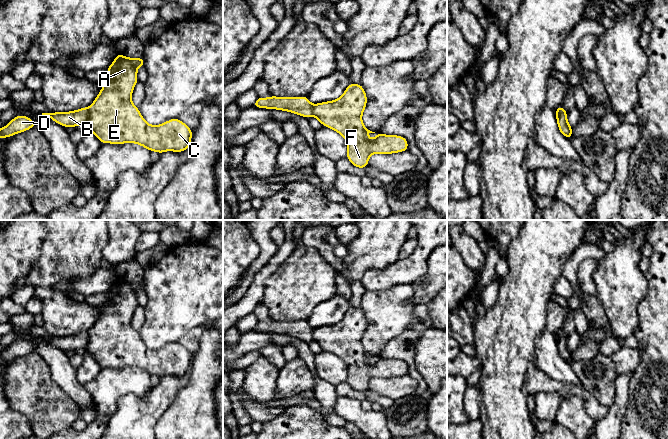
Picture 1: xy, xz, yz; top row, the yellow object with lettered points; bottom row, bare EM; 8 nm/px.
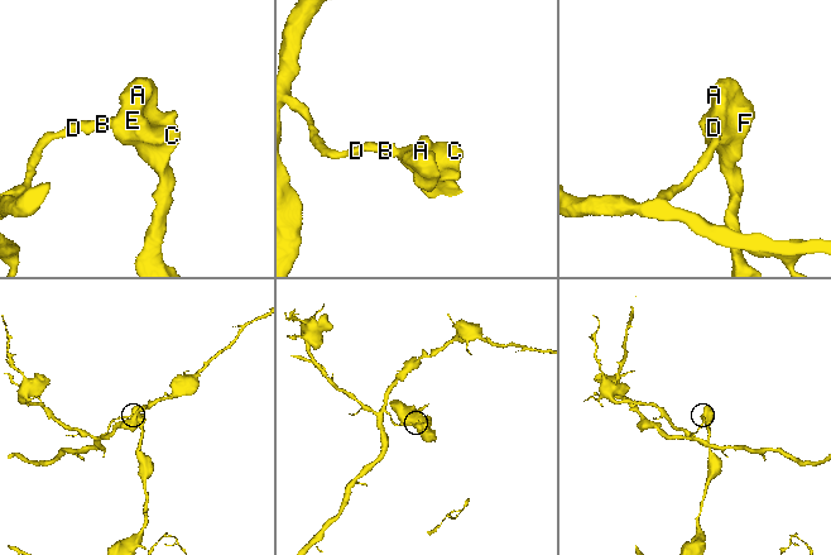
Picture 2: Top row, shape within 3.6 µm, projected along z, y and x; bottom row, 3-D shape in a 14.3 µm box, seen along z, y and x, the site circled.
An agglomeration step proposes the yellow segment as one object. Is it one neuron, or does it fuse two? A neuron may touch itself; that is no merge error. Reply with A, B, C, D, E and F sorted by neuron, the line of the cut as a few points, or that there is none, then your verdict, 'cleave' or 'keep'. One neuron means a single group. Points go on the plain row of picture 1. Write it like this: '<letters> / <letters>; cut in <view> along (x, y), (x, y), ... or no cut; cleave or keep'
A C E F / B D; cut in xy along (88, 332), (88, 341), (84, 347); cleave

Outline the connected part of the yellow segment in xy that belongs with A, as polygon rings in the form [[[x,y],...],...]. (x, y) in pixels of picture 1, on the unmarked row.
[[[116,278],[112,288],[107,292],[107,301],[103,304],[102,314],[89,330],[89,339],[85,352],[90,354],[101,368],[135,367],[159,378],[166,375],[183,376],[190,371],[192,353],[178,342],[170,343],[160,349],[150,349],[142,341],[138,331],[132,327],[132,316],[137,308],[137,293],[145,290],[144,281],[128,282]]]

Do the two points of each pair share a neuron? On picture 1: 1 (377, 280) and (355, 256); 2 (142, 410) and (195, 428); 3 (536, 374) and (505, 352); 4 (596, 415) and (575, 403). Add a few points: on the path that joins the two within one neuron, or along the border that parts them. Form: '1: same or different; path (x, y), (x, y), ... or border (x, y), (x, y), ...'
1: different; border (390, 263), (382, 269), (368, 269), (360, 280)
2: different; border (175, 397), (154, 428)
3: different; border (533, 362), (528, 366), (525, 391)
4: different; border (563, 399), (579, 396), (593, 421)

